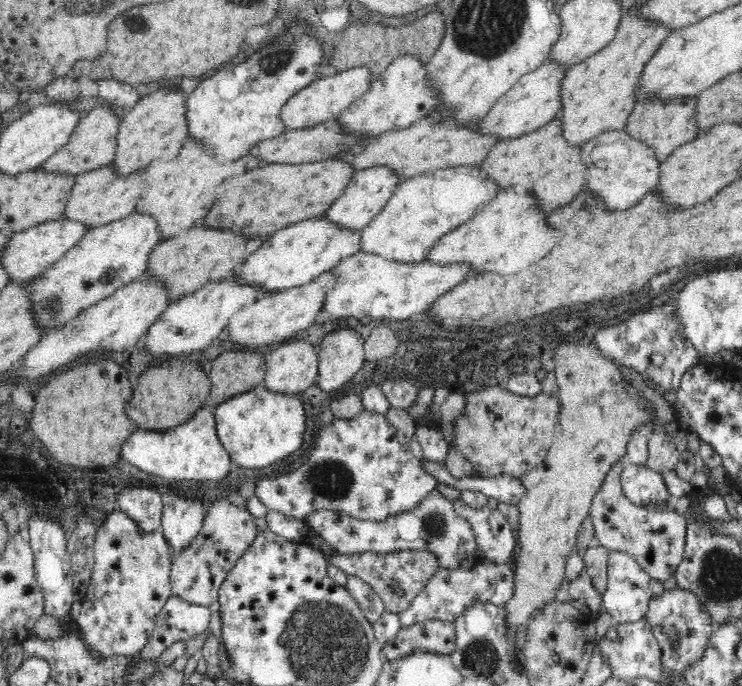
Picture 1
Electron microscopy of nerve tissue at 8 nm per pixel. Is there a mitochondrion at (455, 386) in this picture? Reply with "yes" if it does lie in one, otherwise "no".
no

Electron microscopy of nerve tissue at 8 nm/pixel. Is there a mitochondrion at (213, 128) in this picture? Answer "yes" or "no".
no

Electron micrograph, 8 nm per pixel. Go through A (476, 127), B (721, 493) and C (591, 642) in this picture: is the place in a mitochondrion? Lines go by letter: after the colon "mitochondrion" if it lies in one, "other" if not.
A: other
B: other
C: other

